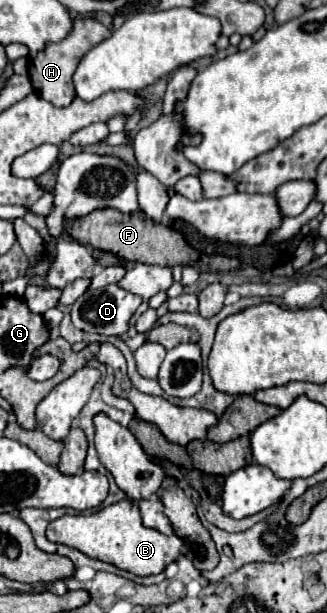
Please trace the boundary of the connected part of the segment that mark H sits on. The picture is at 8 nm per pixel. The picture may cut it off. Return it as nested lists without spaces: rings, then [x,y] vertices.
[[[92,17],[74,19],[72,31],[68,33],[66,39],[62,39],[58,43],[48,43],[42,51],[38,51],[36,57],[30,59],[28,75],[30,75],[34,93],[40,95],[42,99],[50,101],[56,107],[68,107],[72,103],[72,99],[76,97],[76,93],[72,89],[72,73],[76,71],[76,61],[80,61],[80,57],[84,57],[84,53],[88,53],[88,49],[92,49],[100,41],[108,39],[110,33],[112,31],[108,27],[104,27],[100,21],[96,21]]]

